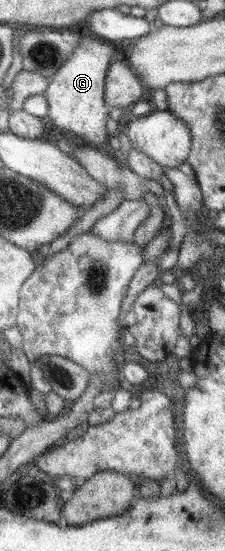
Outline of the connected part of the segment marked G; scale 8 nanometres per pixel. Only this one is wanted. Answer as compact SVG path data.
M89 33L89 38L77 40L71 57L67 59L55 74L48 79L43 95L47 103L47 116L50 118L49 129L54 134L77 136L90 146L101 146L108 140L107 115L109 106L104 99L104 84L107 67L112 61L115 48L113 43Z

